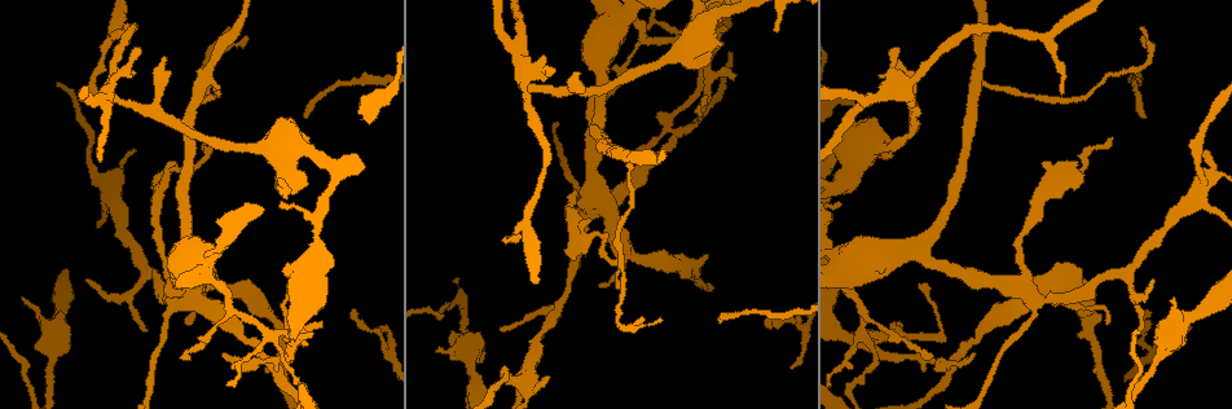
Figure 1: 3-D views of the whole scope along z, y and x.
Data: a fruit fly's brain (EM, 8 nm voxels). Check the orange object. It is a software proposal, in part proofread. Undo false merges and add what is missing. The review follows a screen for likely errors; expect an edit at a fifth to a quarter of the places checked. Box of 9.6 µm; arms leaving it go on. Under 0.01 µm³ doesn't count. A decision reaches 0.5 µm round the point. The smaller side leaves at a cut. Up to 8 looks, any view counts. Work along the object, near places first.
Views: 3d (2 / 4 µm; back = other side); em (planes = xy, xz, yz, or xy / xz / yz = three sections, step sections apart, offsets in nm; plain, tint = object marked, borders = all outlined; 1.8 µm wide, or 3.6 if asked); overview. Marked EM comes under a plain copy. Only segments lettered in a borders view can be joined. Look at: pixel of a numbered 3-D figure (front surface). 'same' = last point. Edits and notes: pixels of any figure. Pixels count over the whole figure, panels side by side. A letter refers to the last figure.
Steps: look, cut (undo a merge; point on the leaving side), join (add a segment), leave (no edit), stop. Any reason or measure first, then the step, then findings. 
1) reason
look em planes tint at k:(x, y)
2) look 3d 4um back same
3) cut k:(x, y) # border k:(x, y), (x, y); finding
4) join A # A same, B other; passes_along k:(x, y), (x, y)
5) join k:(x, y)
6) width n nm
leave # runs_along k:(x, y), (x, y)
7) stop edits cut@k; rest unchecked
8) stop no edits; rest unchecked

tapers out
look 3d 4um at 1:(1108, 323)

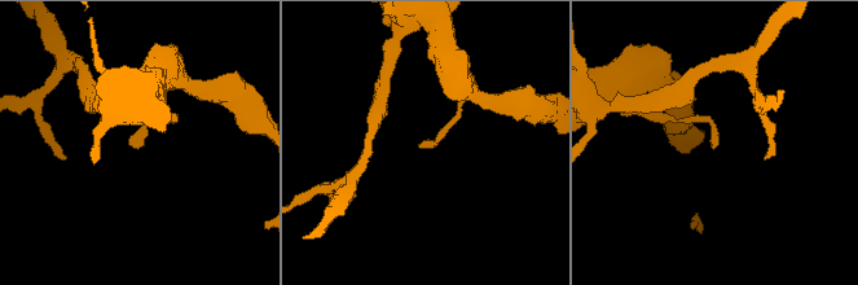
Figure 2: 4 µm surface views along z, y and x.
shape alone is not enough
look em planes borders at 2:(717, 141)

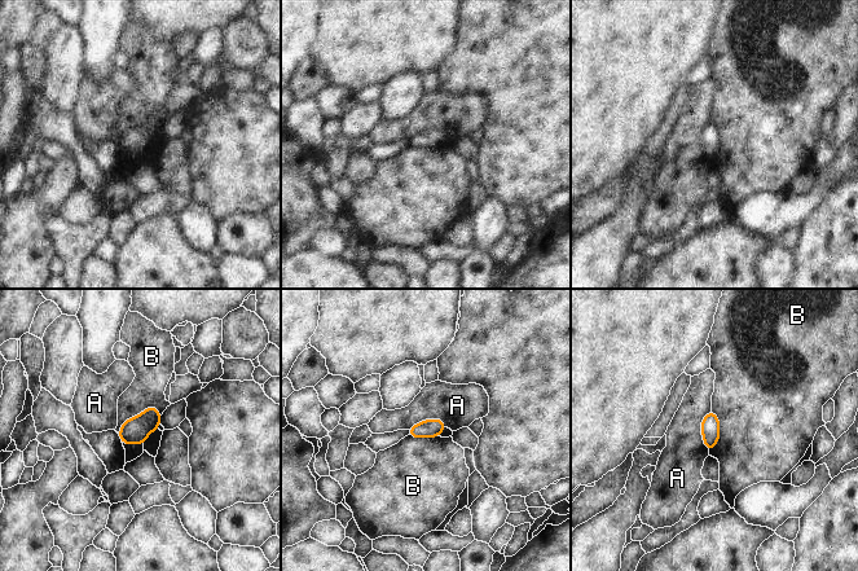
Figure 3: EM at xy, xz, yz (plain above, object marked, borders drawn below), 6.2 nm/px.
leave # A other, B other; no lettered segment goes on from it

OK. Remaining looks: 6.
narrows sharply
look em planes borders at 1:(1182, 325)

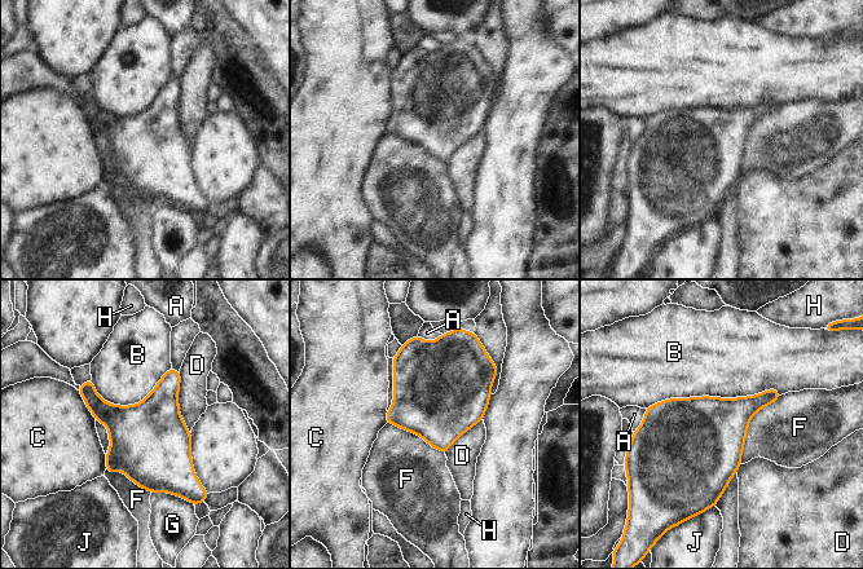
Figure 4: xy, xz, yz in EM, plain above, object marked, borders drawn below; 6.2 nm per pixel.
leave # A other, B other, C other, D other, F other, G other, H other, J other; continuous, no second cell

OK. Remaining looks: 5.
an open end
look 3d 2um back at 1:(706, 95)

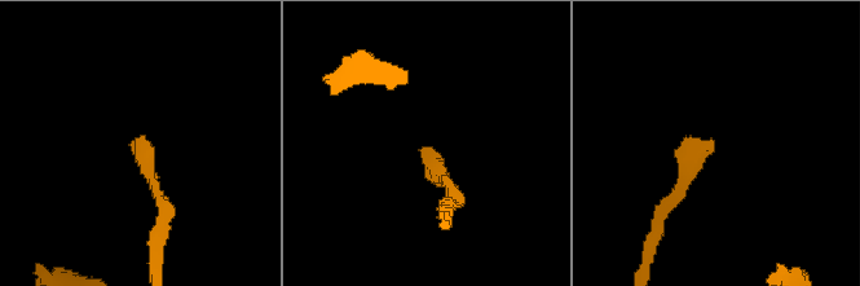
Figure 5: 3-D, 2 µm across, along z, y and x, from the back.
now the EM
look em planes borders at 5:(130, 144)

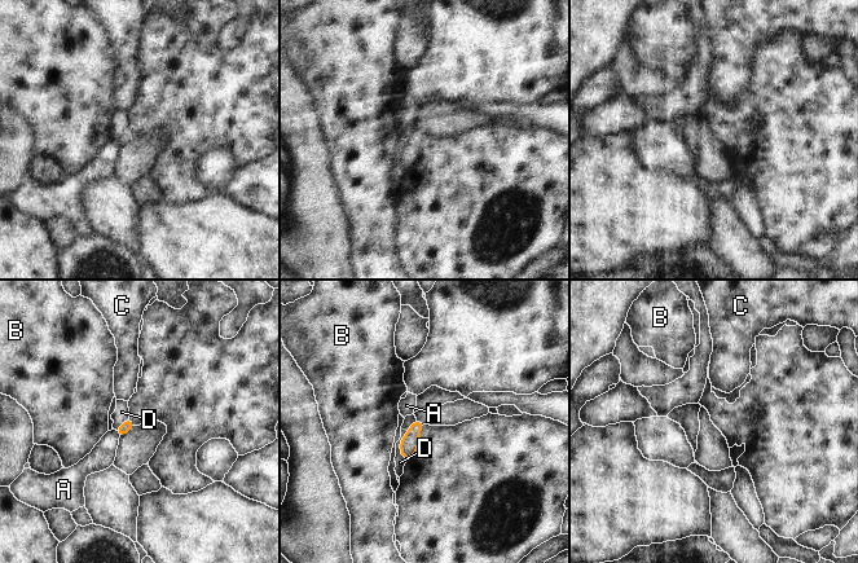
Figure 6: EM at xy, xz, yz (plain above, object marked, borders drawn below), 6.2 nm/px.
width 70 nm
leave # A other, B other, C other, D other; border 6:(416, 419), (400, 441), (404, 460); no lettered segment goes on from it

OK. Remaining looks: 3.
stop no edits; rest unchecked

